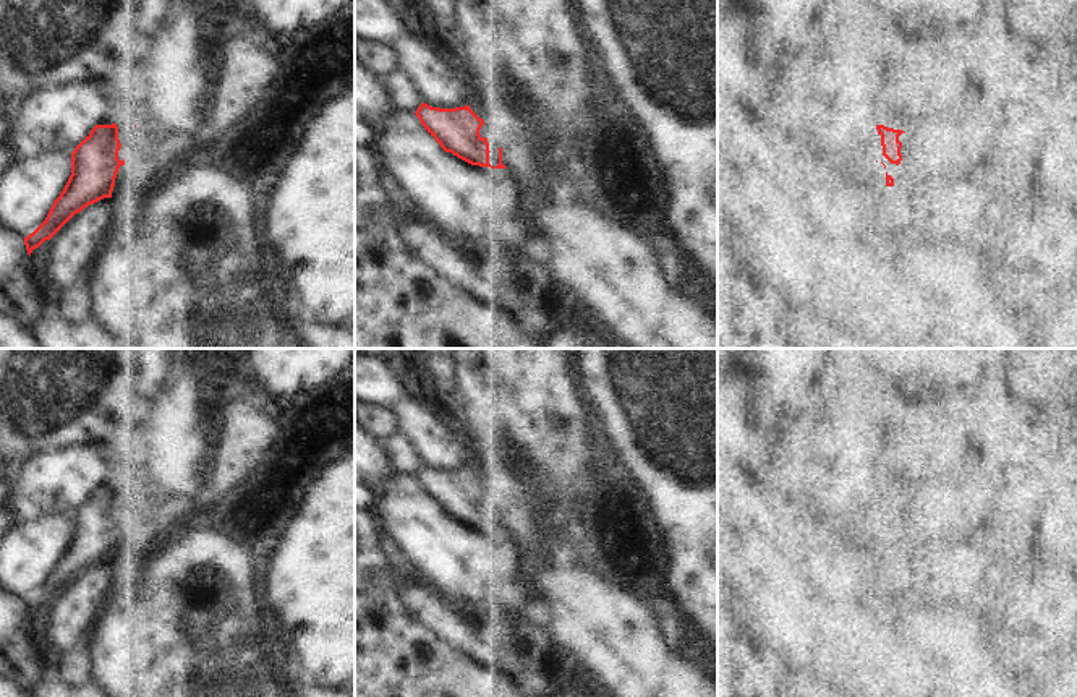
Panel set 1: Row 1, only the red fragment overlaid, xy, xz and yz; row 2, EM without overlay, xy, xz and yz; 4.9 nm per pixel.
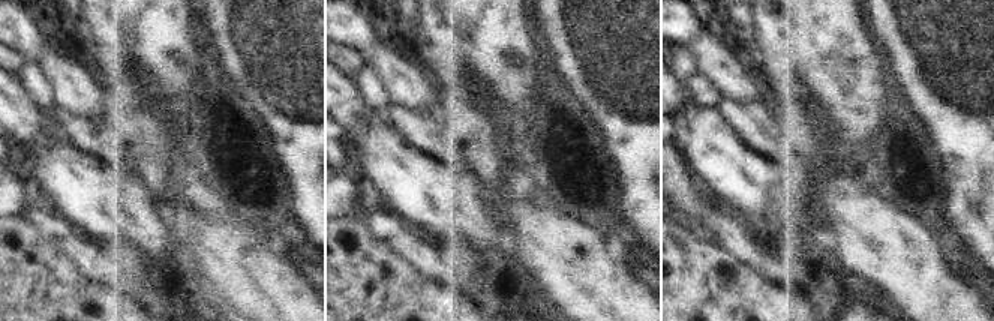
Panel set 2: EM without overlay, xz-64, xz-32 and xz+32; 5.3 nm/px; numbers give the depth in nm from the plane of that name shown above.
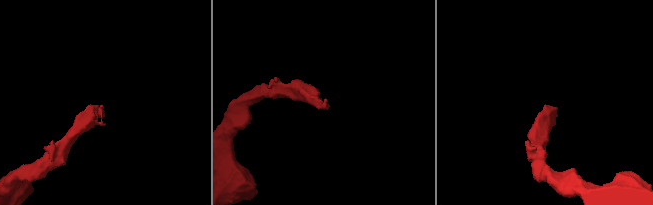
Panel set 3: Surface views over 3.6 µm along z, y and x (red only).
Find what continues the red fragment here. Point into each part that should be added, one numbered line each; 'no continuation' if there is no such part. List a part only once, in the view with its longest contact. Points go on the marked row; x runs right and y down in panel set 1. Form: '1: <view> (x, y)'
1: xy (162, 156)

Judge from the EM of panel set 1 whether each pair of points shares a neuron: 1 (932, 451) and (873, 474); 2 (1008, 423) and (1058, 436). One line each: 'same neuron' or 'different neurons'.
1: same neuron
2: same neuron

